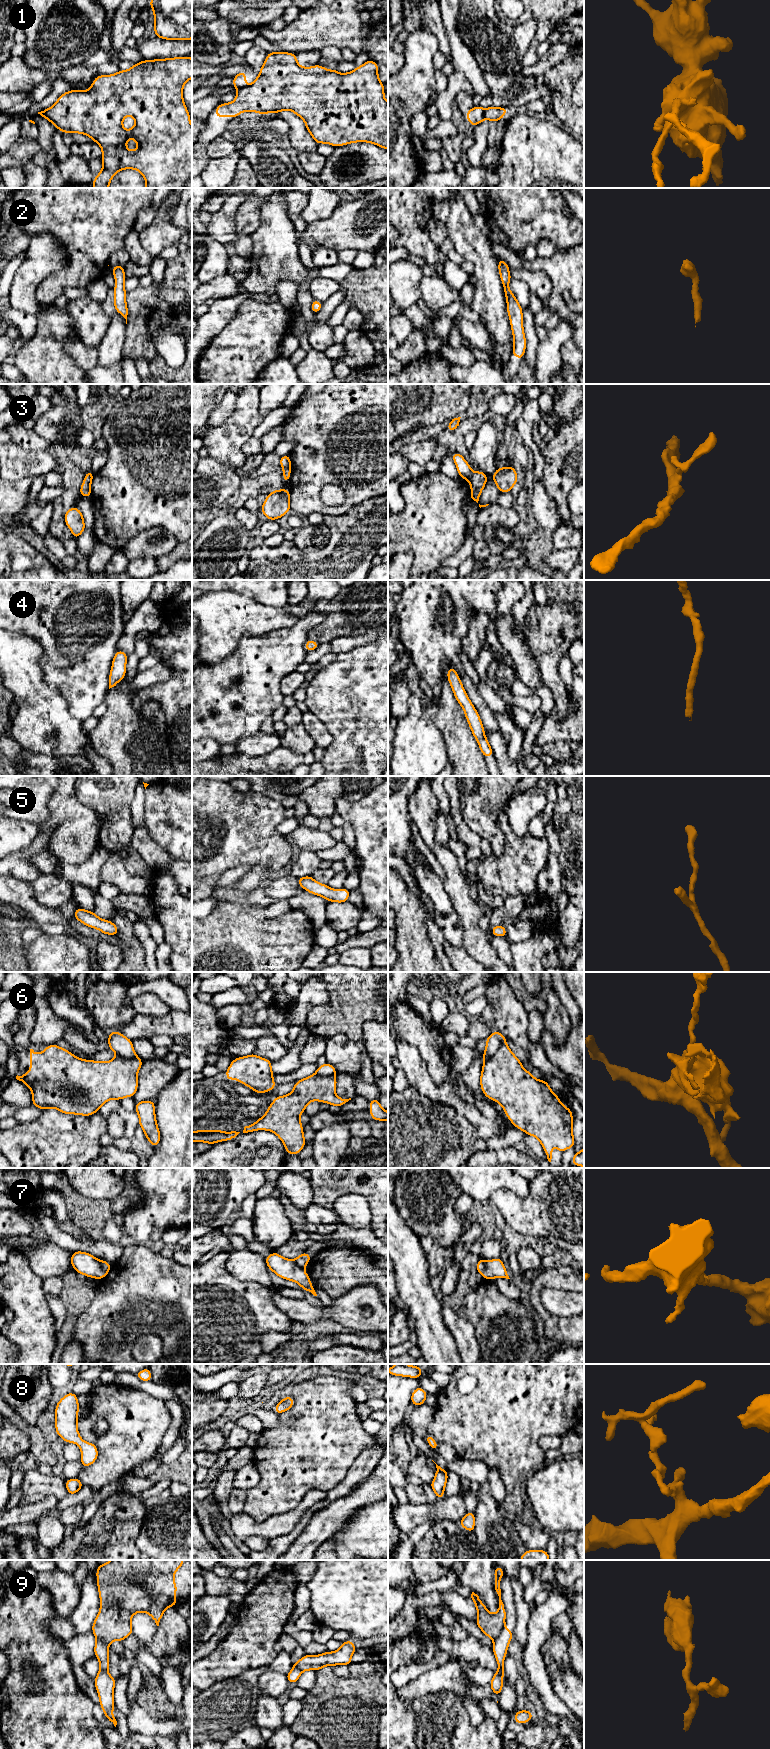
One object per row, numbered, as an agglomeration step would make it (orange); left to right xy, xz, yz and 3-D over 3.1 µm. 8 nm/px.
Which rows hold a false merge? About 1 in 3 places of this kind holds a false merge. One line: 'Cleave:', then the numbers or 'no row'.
Cleave: 1, 3, 6, 7, 9

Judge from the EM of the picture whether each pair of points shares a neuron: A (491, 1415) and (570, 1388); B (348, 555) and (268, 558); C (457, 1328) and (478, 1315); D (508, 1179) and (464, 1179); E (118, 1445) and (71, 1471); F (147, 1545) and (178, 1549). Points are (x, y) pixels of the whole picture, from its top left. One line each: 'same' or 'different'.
A: same
B: same
C: different
D: same
E: different
F: same

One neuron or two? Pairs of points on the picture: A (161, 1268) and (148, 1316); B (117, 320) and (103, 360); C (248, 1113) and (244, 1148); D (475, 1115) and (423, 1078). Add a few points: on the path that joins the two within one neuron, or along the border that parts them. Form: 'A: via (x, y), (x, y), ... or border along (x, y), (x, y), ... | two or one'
A: via (161, 1280), (161, 1284), (148, 1297), (148, 1304) | one
B: via (117, 330), (110, 350) | one
C: border along (269, 1130), (253, 1130), (243, 1133) | two
D: via (462, 1106), (445, 1094), (438, 1094), (435, 1091) | one

